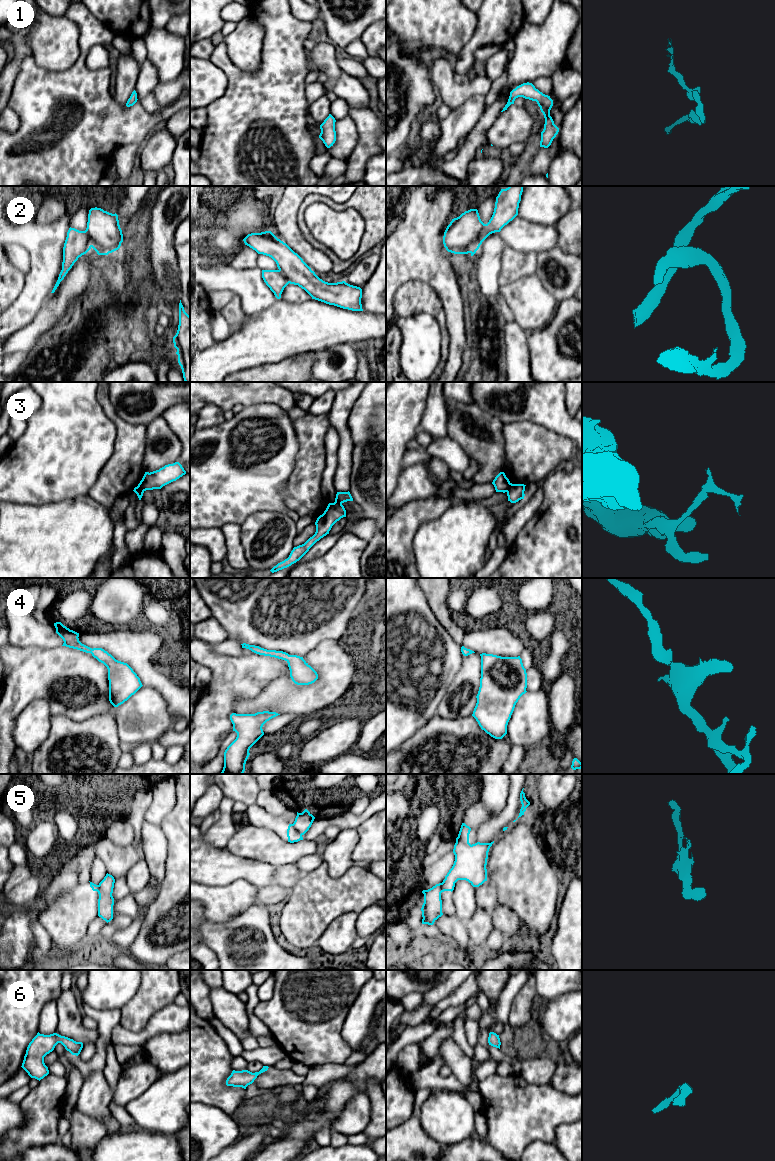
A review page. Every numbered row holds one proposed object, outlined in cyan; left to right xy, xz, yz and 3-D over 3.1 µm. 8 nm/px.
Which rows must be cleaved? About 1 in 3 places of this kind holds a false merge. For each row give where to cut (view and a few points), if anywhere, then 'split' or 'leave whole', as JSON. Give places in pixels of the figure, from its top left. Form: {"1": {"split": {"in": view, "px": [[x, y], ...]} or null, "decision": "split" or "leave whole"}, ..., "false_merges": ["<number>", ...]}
{"1": {"split": null, "decision": "leave whole"}, "2": {"split": null, "decision": "leave whole"}, "3": {"split": {"in": "yz", "px": [[511, 483], [506, 491]]}, "decision": "split"}, "4": {"split": null, "decision": "leave whole"}, "5": {"split": {"in": "xz", "px": [[291, 824], [302, 834]]}, "decision": "split"}, "6": {"split": null, "decision": "leave whole"}, "false_merges": ["3", "5"]}

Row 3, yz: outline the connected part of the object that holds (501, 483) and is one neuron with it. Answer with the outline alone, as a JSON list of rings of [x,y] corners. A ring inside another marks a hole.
[[[500,472],[495,479],[493,480],[492,484],[495,487],[496,492],[507,492],[509,486],[510,486],[510,481],[506,477],[504,472]]]

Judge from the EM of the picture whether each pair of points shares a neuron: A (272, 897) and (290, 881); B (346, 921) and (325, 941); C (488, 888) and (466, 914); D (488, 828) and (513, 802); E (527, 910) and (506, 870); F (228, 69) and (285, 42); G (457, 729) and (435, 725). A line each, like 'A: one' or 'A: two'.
A: one
B: one
C: two
D: one
E: one
F: one
G: one

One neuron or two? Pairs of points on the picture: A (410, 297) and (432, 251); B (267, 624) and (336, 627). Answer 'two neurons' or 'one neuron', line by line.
A: two neurons
B: one neuron

